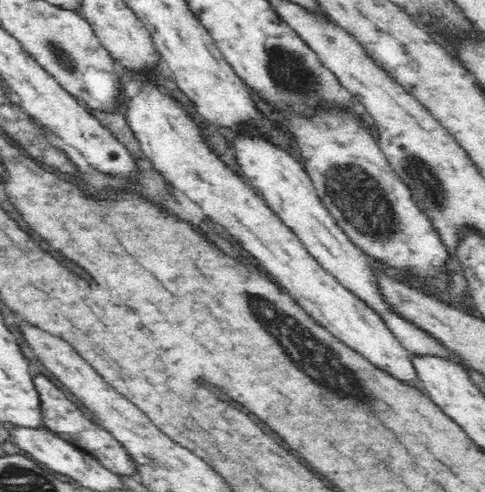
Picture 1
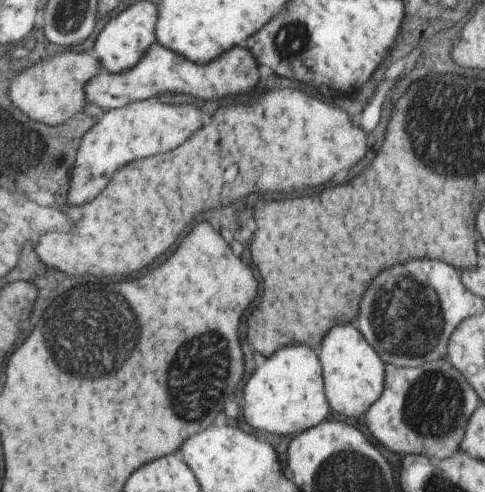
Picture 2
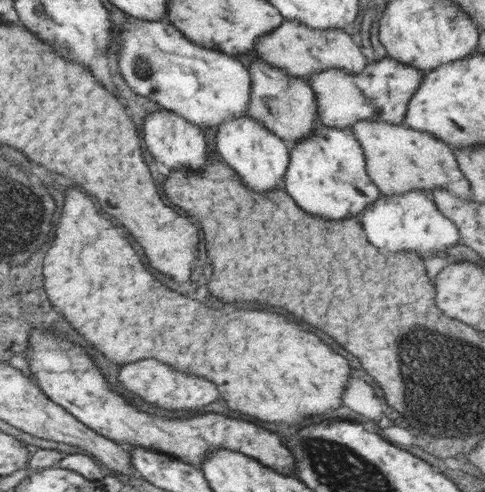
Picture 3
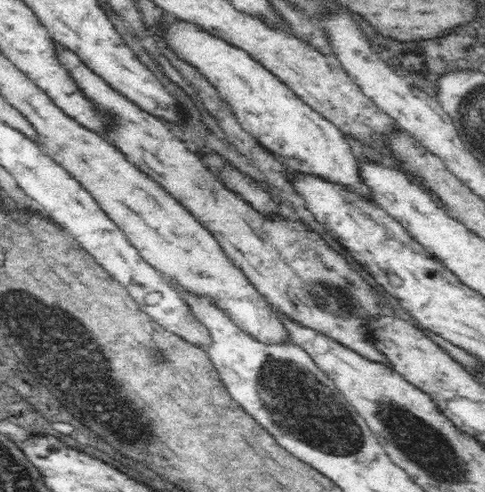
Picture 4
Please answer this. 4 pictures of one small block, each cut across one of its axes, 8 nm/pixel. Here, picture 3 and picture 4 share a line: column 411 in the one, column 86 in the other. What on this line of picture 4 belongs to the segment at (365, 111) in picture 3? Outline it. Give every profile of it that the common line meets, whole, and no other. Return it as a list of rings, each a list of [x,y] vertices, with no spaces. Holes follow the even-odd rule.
[[[60,48],[60,60],[72,74],[72,80],[80,90],[98,104],[100,110],[116,116],[116,124],[108,128],[108,138],[114,146],[138,166],[150,180],[162,186],[174,200],[178,200],[206,230],[214,234],[230,260],[242,268],[254,288],[266,296],[278,314],[288,316],[302,328],[320,332],[338,344],[358,352],[366,360],[392,366],[388,358],[374,348],[374,340],[368,334],[368,320],[392,314],[382,296],[370,286],[360,272],[312,228],[306,228],[306,220],[292,220],[284,216],[262,216],[240,194],[228,190],[220,176],[202,164],[202,158],[194,154],[188,144],[174,136],[172,128],[138,108],[130,98],[116,92],[108,82],[88,70],[78,56]]]

